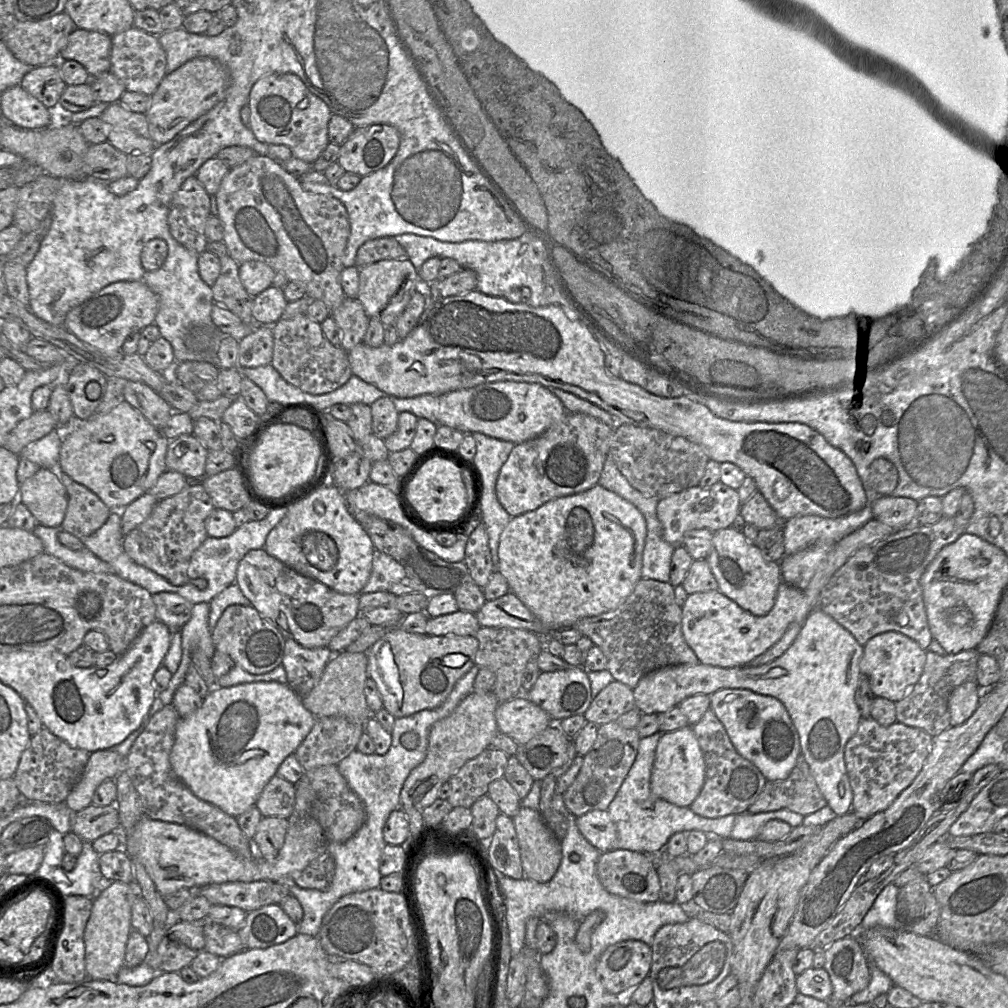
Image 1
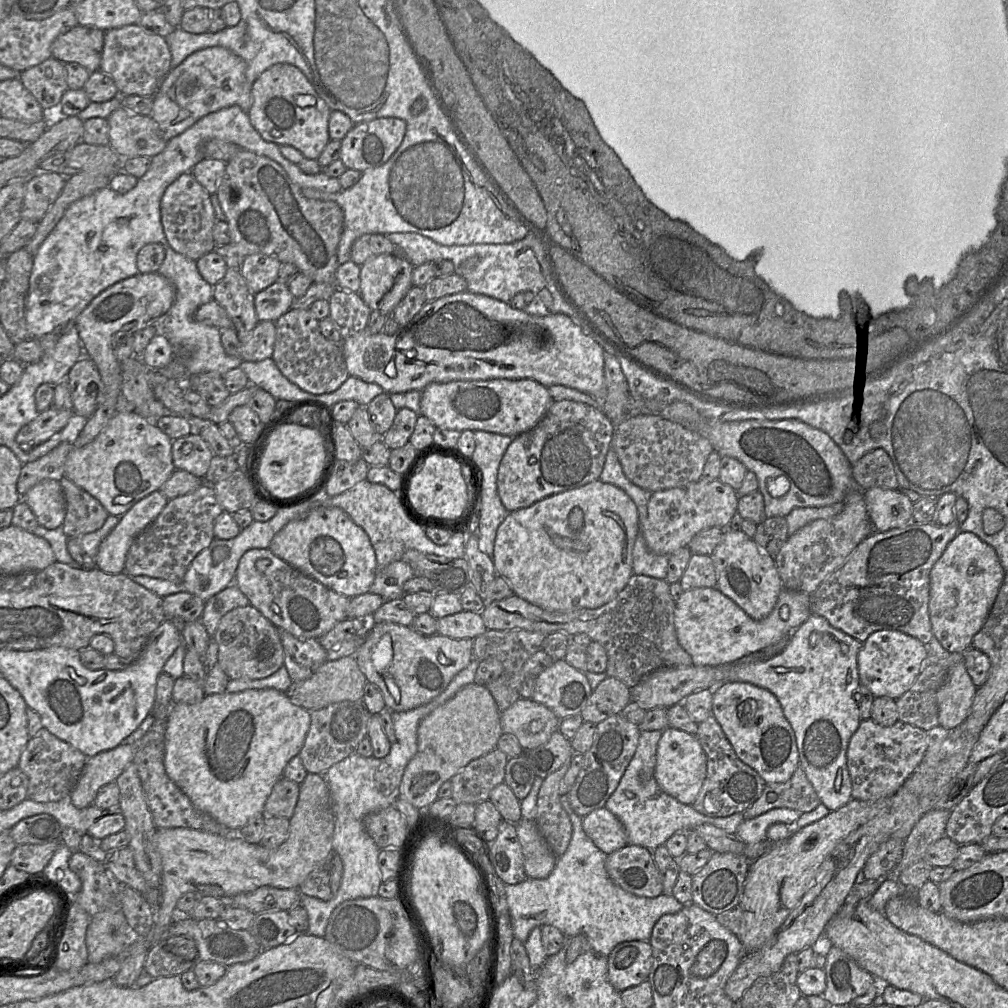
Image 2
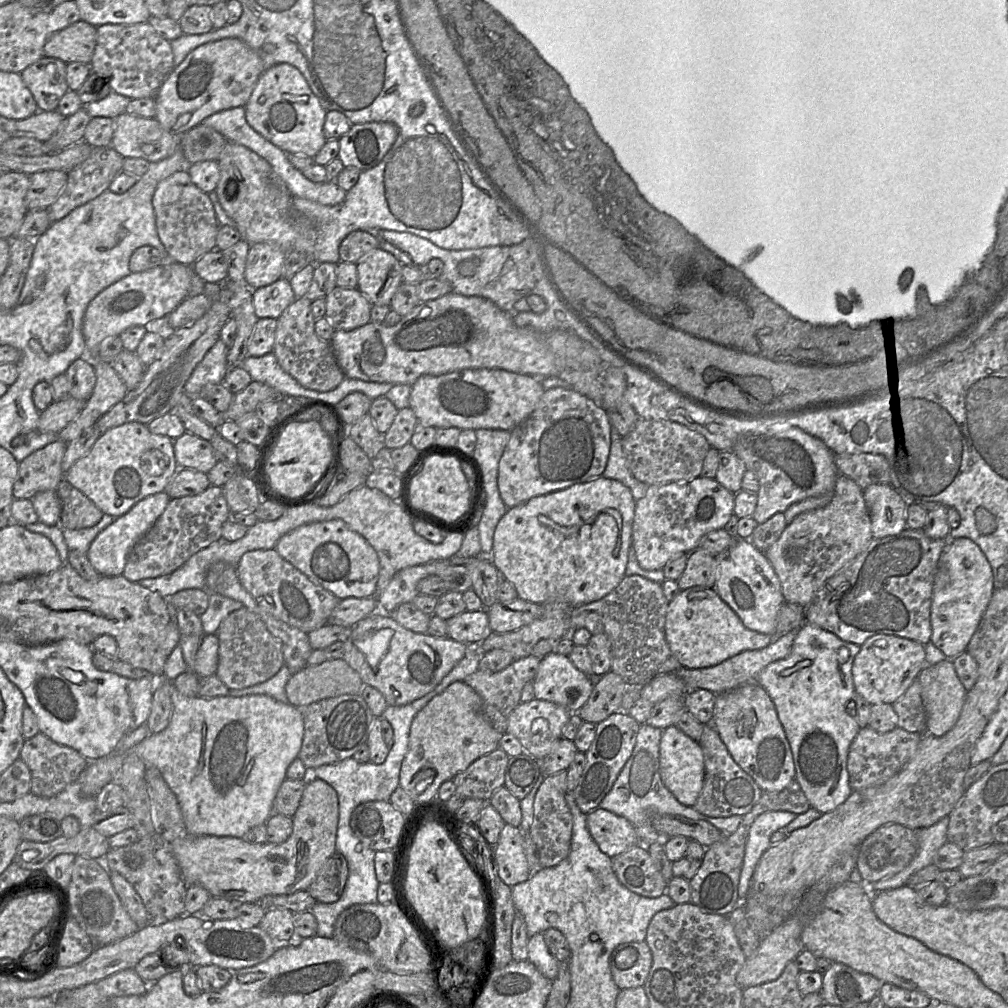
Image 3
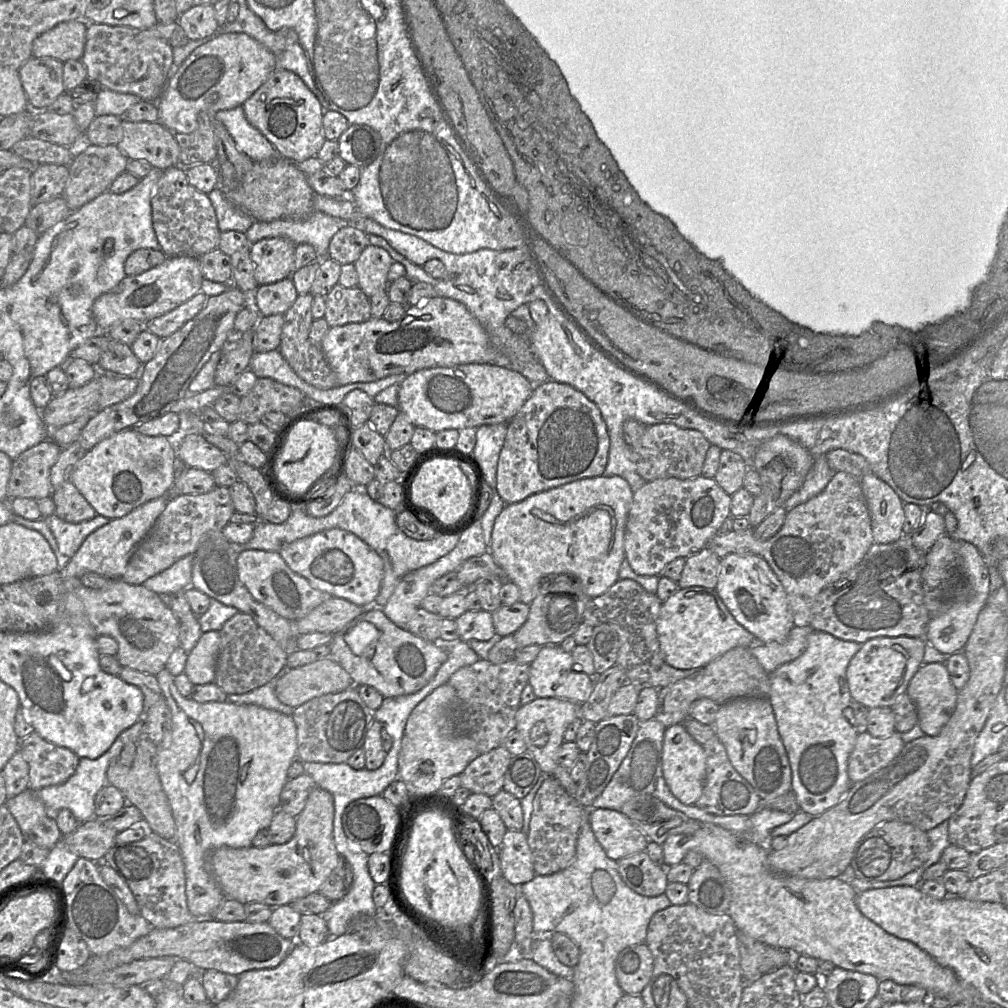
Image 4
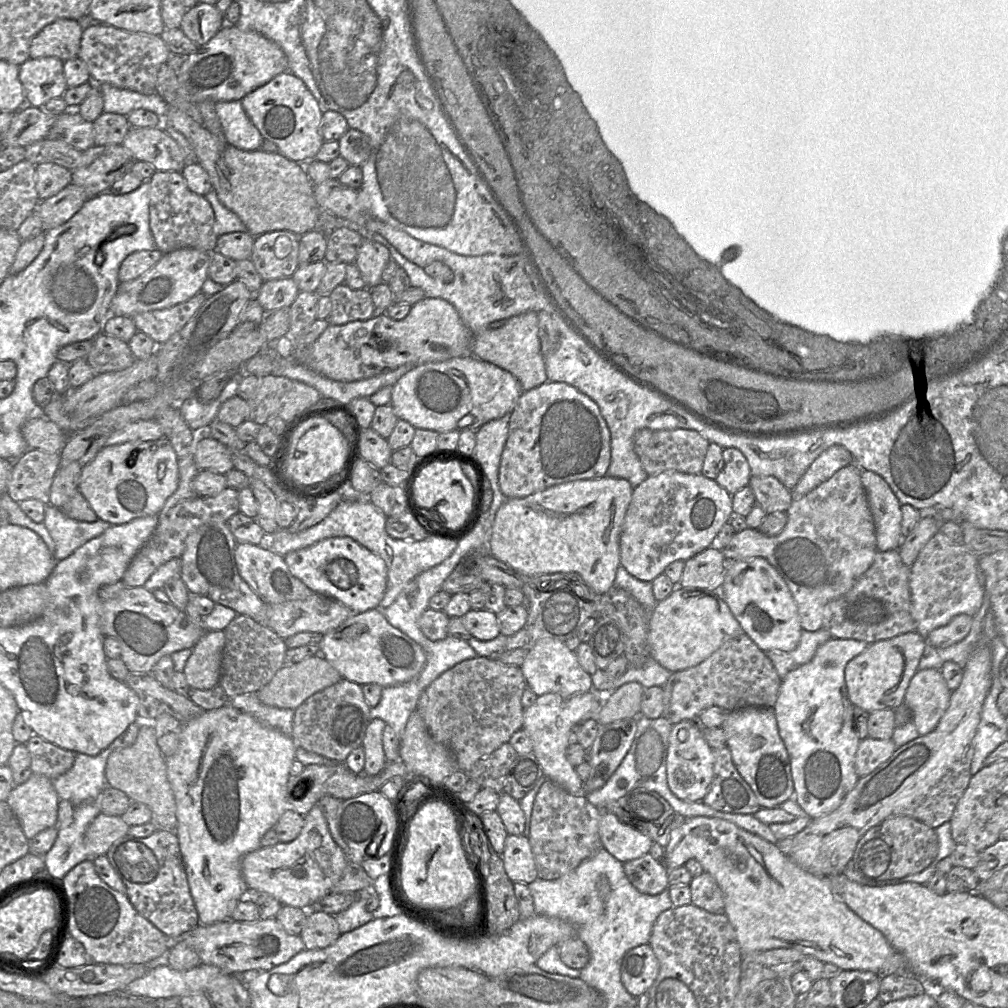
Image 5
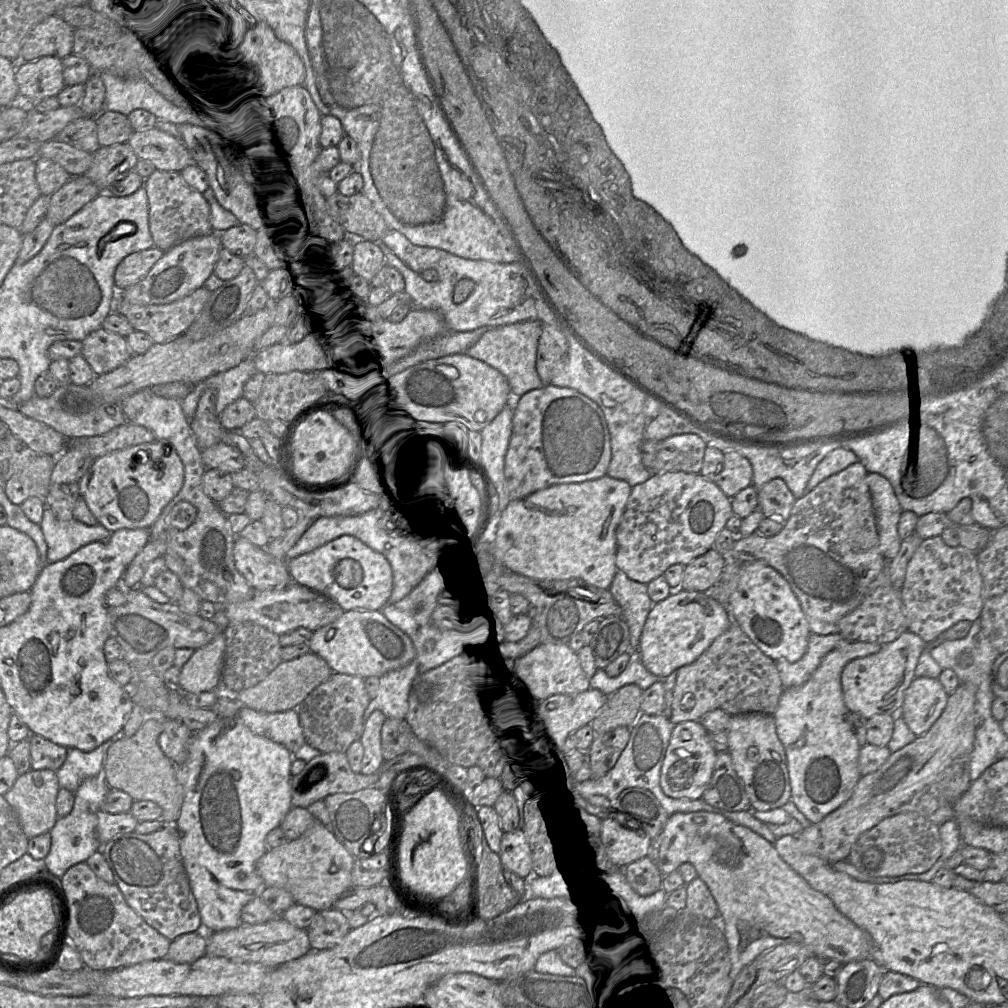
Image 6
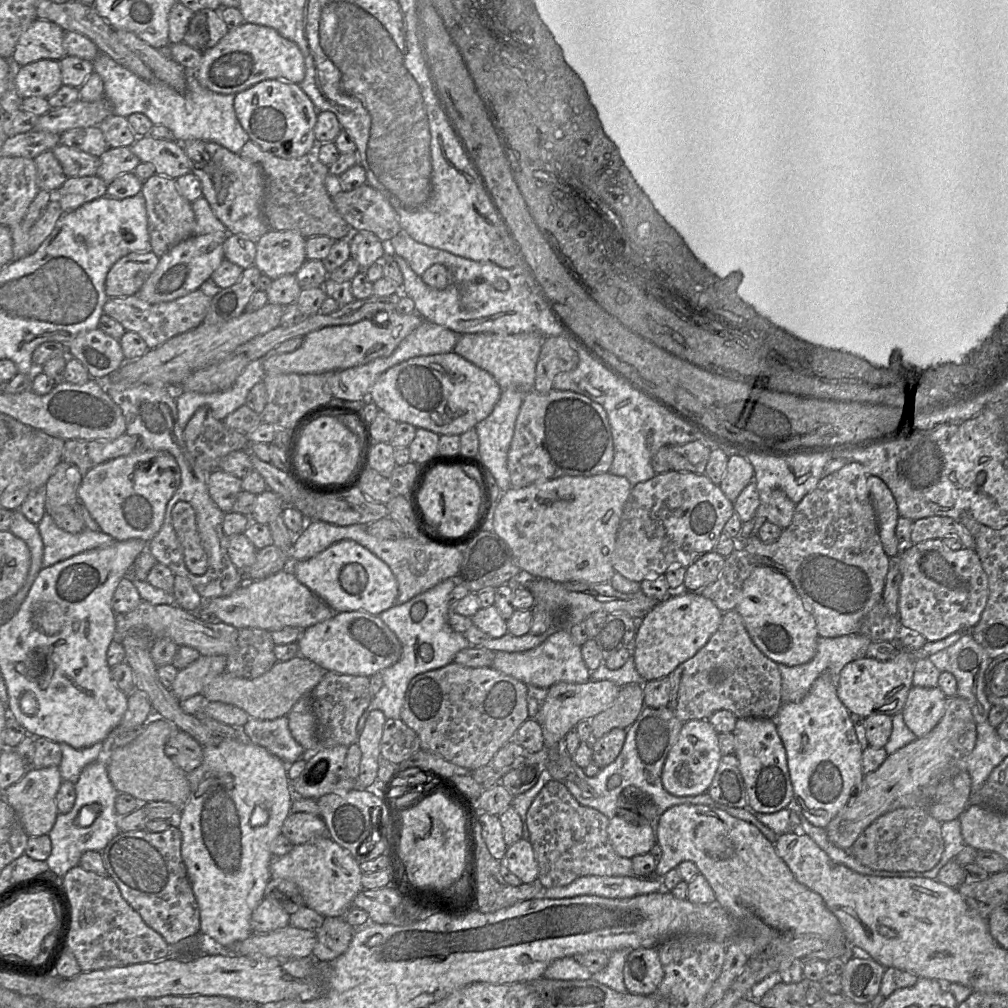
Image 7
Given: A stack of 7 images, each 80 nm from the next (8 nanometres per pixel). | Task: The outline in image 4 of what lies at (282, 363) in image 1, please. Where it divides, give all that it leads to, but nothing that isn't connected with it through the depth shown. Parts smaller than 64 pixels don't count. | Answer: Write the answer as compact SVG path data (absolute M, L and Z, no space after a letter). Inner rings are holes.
M311 293L298 295L294 304L283 314L284 324L278 350L296 375L304 382L315 388L328 390L339 385L319 344L313 344L309 339L310 328L314 321L312 317L313 300L314 296Z

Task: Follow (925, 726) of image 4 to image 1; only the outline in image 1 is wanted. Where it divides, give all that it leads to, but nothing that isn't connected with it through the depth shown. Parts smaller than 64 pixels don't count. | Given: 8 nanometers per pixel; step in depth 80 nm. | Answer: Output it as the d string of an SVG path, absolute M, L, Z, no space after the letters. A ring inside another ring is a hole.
M964 682L956 687L948 700L950 726L964 723L976 710L983 690L976 682Z

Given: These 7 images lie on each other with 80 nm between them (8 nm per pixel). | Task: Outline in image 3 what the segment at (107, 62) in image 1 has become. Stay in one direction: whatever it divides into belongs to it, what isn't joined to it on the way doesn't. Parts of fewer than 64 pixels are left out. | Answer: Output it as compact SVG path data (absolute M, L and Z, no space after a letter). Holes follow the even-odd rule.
M81 19L51 34L44 44L43 55L65 63L90 65L96 41L97 27Z

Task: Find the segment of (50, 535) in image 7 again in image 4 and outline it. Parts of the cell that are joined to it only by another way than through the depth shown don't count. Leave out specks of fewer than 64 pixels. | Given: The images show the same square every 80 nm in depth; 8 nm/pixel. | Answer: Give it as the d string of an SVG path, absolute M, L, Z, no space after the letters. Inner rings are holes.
M56 514L43 519L56 539L62 560L74 556L88 535L110 521L110 519L98 514L92 520L80 523L66 522Z

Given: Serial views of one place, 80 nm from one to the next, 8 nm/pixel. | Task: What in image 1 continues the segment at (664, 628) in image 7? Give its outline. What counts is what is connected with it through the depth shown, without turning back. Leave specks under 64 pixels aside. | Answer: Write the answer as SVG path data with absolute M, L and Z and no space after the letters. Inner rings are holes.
M781 581L775 602L764 616L743 610L718 589L688 594L681 606L681 630L699 663L733 668L748 665L754 658L775 644L793 622L803 624L809 611L804 592Z

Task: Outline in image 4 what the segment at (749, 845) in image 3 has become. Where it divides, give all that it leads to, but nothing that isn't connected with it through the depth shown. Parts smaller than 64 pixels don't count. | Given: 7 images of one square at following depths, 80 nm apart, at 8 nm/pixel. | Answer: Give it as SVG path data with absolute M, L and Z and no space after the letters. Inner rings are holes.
M759 808L751 816L751 829L749 841L759 847L770 851L772 842L772 830L787 822L790 822L794 814L768 808Z

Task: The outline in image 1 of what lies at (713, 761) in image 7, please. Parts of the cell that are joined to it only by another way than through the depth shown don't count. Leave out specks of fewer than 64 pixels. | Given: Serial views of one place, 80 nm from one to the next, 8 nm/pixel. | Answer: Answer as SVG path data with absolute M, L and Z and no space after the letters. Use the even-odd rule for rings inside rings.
M691 726L662 733L655 751L651 773L651 791L657 797L679 807L690 807L705 781L705 761Z

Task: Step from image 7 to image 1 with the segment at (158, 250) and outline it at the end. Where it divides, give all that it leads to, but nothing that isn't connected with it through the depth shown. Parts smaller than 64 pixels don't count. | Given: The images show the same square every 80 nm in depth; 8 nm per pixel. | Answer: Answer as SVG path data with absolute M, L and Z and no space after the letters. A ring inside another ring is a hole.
M196 176L188 177L174 194L169 207L171 235L188 250L202 253L209 242L205 226L210 215L210 195Z

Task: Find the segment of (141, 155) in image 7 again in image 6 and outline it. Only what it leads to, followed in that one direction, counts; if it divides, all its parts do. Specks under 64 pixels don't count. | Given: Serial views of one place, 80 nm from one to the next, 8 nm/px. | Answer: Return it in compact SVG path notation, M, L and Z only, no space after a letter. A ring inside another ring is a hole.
M155 127L134 131L127 143L139 160L150 162L159 171L181 173L191 164L181 141Z

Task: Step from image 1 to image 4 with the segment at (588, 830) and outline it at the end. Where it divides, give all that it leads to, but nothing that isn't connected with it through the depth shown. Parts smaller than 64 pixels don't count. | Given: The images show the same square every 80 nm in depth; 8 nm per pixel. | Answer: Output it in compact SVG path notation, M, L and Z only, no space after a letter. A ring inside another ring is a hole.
M591 808L588 820L597 841L612 860L645 851L650 842L630 818L617 810Z

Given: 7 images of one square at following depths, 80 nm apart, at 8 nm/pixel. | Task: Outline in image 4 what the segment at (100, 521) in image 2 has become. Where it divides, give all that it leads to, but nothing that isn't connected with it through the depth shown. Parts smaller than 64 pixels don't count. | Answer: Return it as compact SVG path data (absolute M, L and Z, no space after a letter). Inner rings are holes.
M66 481L57 487L52 494L55 503L55 514L69 523L80 523L92 520L97 513L79 490Z

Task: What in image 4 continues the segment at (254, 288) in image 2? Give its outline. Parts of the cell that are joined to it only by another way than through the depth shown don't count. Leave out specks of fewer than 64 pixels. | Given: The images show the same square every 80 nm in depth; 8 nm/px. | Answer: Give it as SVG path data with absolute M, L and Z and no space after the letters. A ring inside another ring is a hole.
M283 237L264 238L250 245L250 257L258 285L291 278L296 245Z

